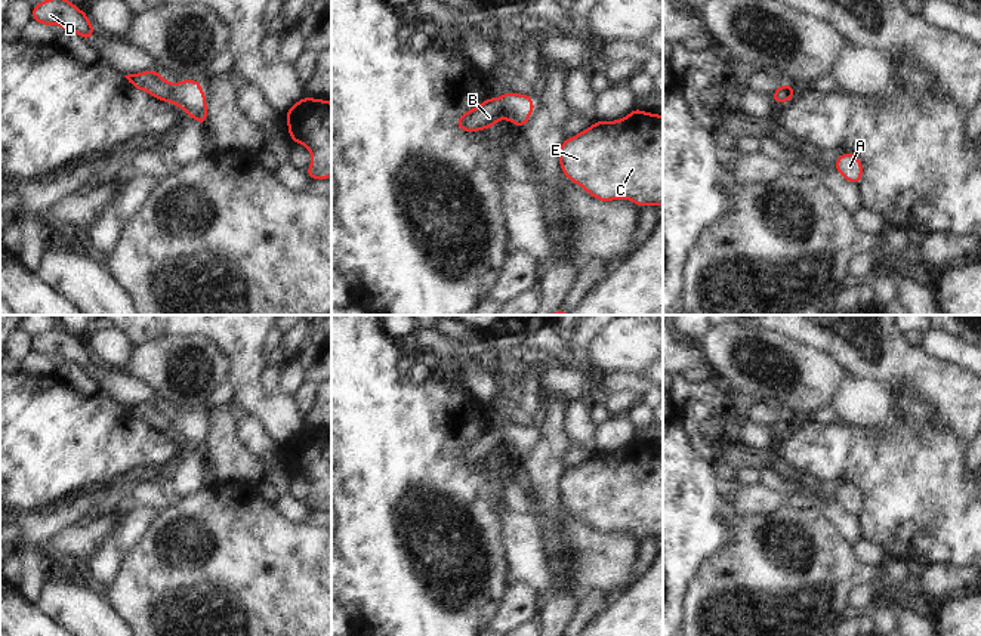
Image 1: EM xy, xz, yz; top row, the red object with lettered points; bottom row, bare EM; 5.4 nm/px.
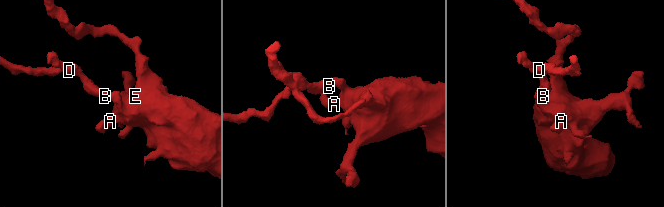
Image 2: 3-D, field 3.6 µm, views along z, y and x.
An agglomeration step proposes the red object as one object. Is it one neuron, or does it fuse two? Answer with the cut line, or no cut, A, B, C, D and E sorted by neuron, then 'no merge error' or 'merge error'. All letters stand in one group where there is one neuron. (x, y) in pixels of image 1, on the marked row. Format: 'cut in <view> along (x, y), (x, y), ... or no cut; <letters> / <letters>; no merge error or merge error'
no cut; A B C D E; no merge error

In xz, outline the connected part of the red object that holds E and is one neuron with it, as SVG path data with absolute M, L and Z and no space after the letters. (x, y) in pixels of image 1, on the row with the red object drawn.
M639 111L617 121L595 121L559 148L564 176L598 201L632 200L639 209L663 204L663 115Z

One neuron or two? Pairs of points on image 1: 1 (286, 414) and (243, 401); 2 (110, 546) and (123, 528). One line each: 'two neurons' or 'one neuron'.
1: one neuron
2: two neurons

